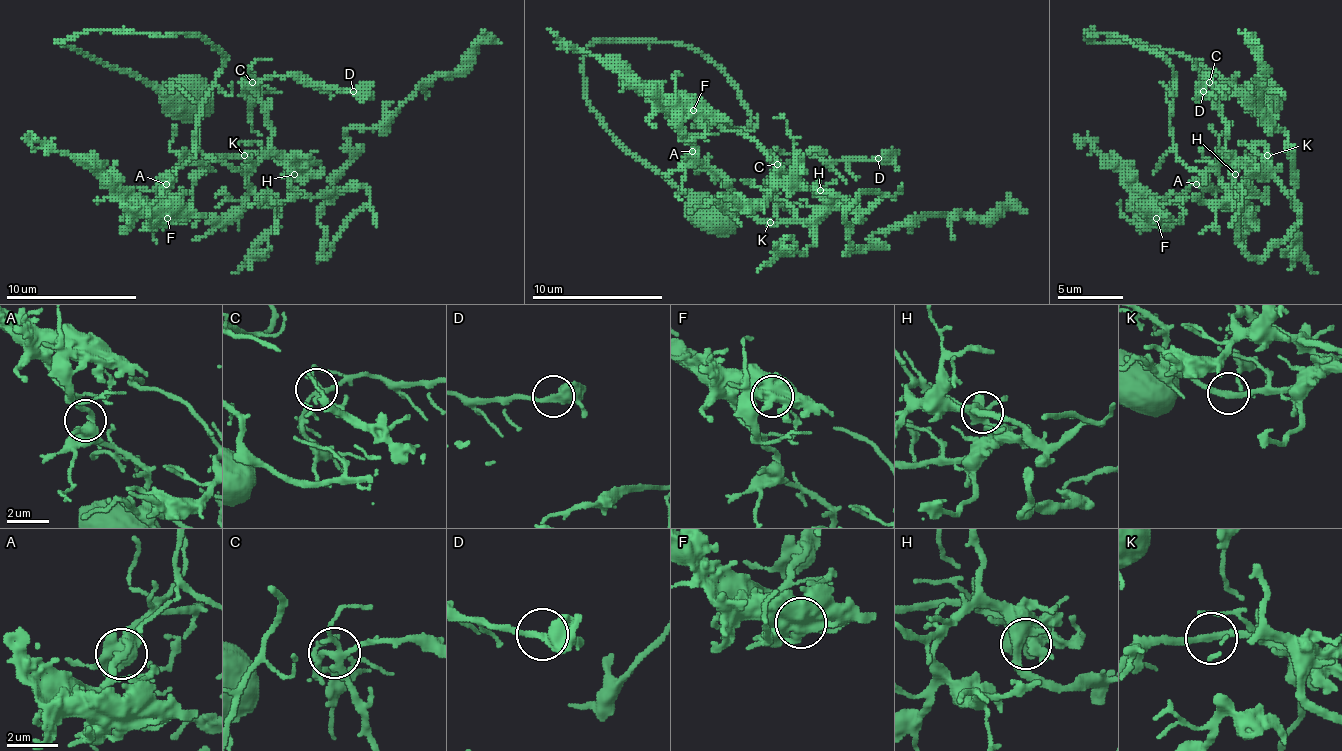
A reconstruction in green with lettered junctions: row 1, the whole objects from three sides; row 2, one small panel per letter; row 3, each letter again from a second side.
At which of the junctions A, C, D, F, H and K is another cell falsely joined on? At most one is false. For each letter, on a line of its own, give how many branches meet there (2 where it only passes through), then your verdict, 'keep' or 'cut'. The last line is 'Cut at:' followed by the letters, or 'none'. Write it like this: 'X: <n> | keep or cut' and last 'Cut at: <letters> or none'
A: 4 | keep
C: 4 | keep
D: 2 | keep
F: 2 | cut
H: 2 | keep
K: 2 | keep
Cut at: F

